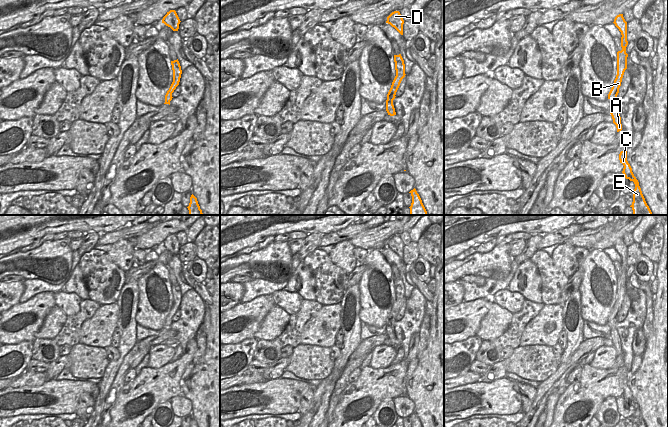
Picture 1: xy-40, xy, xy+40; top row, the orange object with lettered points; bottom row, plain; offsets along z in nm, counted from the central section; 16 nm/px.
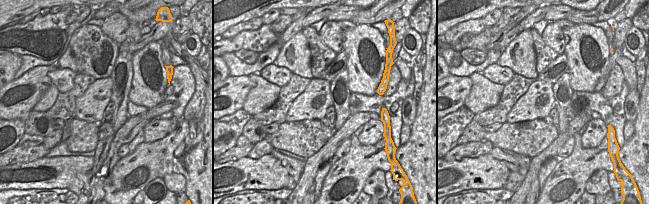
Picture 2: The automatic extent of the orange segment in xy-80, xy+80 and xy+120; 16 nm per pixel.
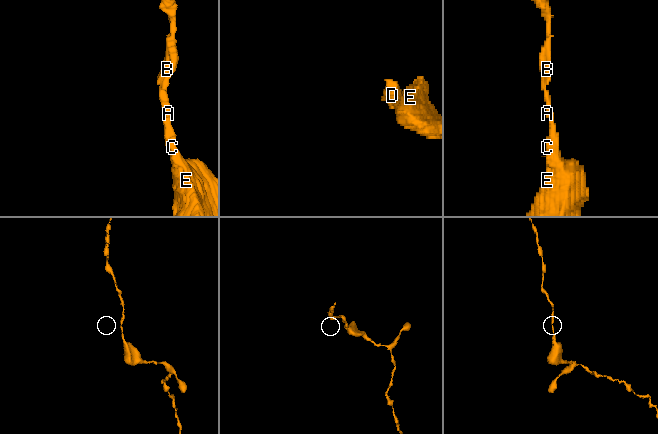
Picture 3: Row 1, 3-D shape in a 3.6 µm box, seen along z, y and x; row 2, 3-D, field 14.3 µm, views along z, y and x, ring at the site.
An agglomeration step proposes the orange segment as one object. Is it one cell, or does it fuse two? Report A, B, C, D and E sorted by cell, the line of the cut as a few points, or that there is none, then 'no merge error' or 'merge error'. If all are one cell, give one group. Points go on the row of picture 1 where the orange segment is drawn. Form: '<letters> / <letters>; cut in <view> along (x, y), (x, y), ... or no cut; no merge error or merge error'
A B C D E; no cut; no merge error

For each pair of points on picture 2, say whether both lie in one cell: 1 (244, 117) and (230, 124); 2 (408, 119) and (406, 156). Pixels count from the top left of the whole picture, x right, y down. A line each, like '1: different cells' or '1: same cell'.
1: same cell
2: different cells

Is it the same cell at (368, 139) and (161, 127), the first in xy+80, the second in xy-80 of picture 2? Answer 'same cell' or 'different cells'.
same cell

